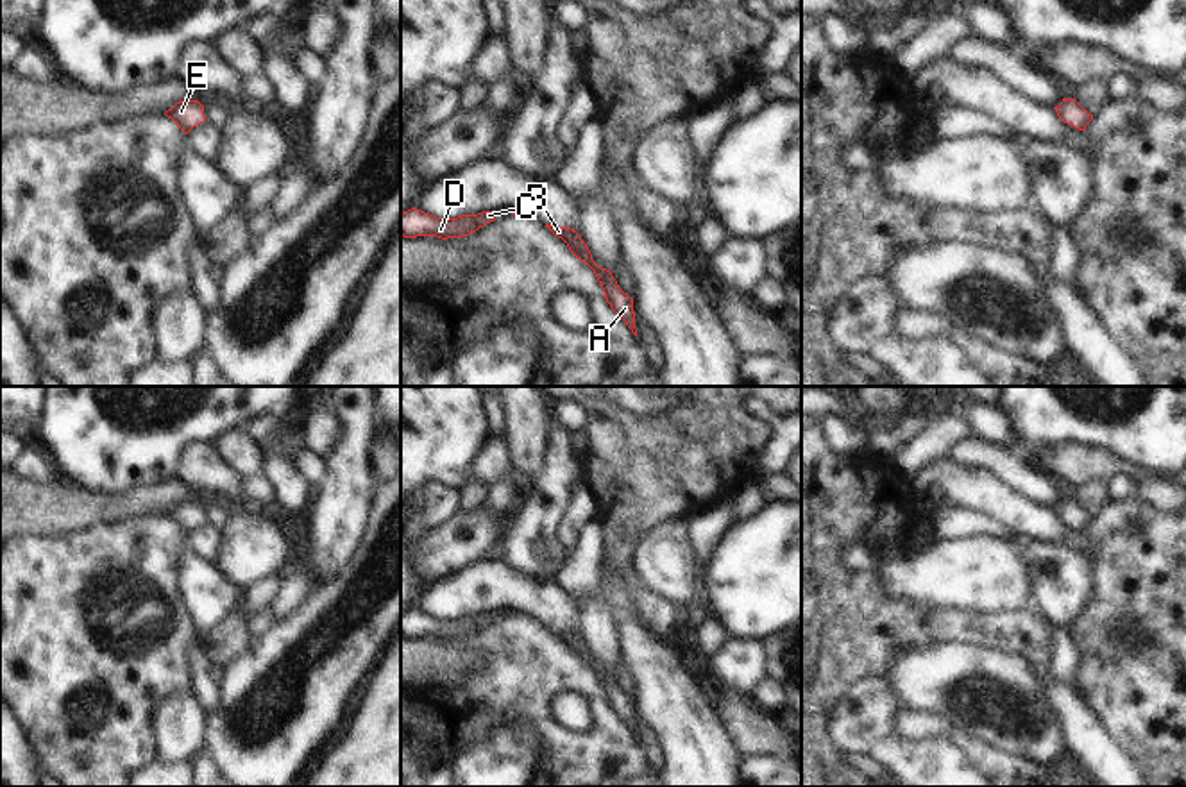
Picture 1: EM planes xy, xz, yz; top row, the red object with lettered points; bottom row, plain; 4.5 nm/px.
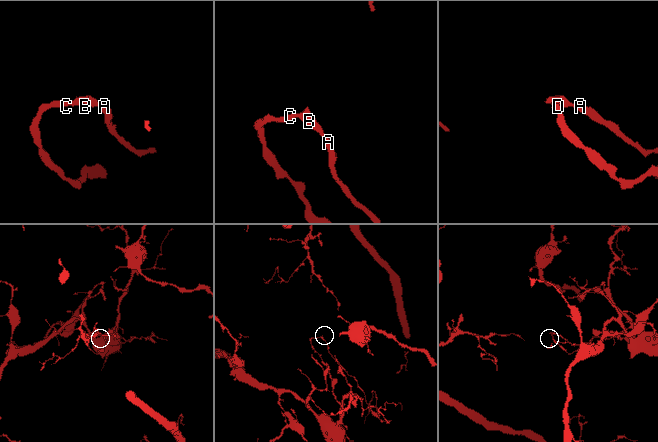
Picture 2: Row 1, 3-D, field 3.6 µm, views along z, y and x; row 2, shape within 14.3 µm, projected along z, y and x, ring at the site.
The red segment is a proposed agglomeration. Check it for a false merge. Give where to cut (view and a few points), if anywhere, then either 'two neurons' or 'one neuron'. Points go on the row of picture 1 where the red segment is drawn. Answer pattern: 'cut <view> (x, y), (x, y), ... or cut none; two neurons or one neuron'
cut none; one neuron

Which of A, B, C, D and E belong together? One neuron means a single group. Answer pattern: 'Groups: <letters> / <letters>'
Groups: A B C D E

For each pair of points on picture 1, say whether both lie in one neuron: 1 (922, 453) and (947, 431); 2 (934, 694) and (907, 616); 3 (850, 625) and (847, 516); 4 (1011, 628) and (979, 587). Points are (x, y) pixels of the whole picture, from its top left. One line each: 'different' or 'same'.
1: same
2: different
3: same
4: different

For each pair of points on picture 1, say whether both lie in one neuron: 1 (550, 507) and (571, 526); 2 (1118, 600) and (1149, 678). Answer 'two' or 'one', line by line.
1: two
2: one

